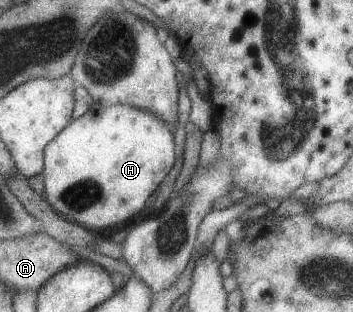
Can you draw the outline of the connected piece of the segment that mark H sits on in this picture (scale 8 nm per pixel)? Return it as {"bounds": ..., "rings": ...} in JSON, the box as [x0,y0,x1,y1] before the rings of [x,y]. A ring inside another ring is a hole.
{"bounds":[42,102,177,234],"rings":[[[97,102],[97,105],[91,105],[91,109],[81,117],[74,118],[71,125],[48,145],[45,154],[46,166],[42,173],[45,182],[44,195],[57,212],[97,234],[103,234],[109,225],[121,227],[133,215],[145,209],[149,197],[173,171],[175,161],[177,153],[173,128],[160,117],[149,110],[133,106],[117,104],[105,107]]]}

